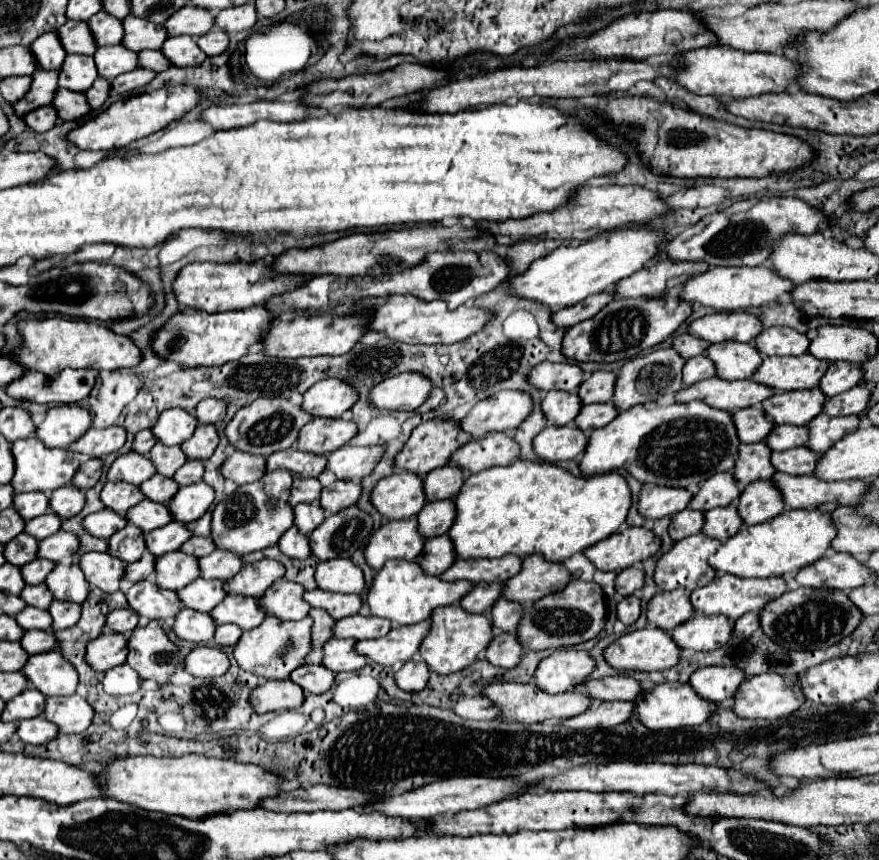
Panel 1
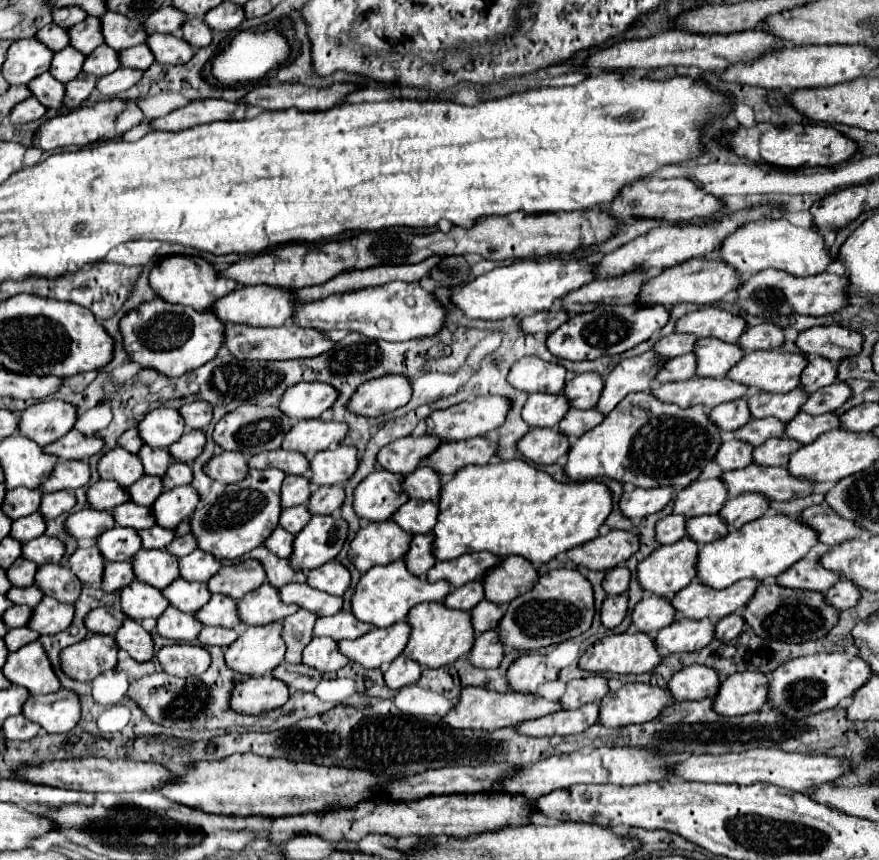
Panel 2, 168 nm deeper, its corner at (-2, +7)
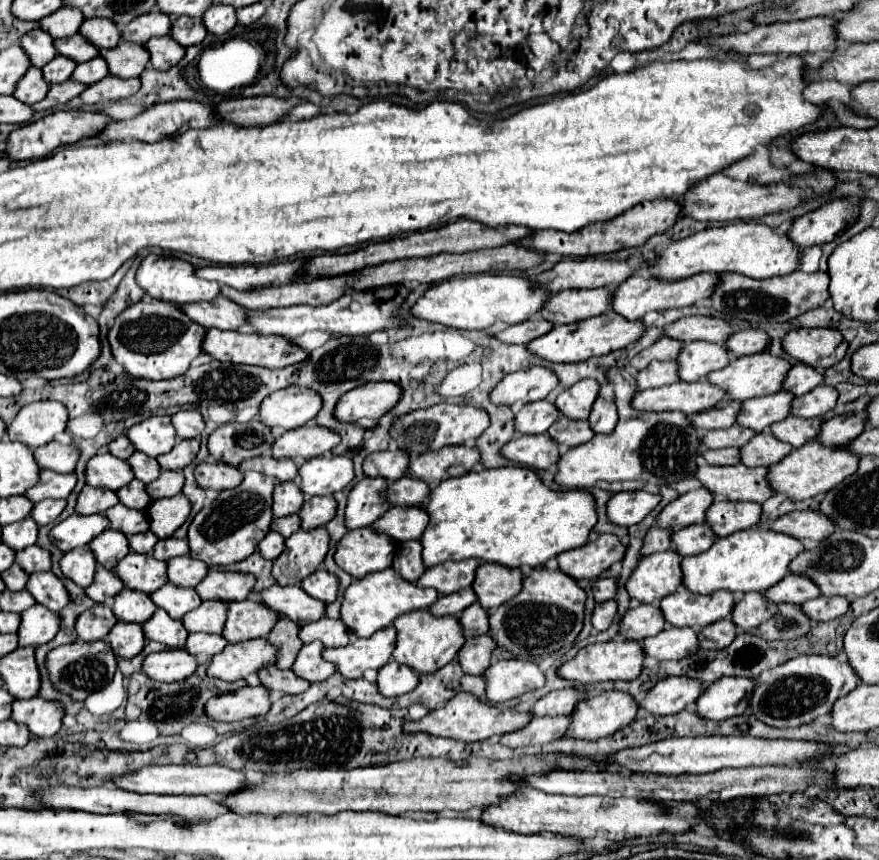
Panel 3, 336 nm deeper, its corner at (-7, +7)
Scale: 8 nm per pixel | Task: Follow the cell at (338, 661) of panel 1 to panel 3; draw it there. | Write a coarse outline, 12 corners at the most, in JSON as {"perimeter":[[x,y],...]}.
{"perimeter":[[319,642],[299,650],[291,670],[311,684],[335,670],[321,658]]}

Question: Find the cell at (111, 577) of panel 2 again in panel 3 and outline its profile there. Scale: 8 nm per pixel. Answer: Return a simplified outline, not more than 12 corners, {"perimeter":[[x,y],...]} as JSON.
{"perimeter":[[101,564],[85,588],[93,602],[107,604],[123,590],[121,580]]}

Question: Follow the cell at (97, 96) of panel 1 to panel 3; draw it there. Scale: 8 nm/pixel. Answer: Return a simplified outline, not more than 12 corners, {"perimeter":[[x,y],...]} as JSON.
{"perimeter":[[79,82],[53,84],[37,108],[57,108],[85,90]]}

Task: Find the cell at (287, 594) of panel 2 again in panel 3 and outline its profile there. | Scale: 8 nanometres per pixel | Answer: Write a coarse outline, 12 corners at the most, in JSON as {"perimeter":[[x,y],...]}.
{"perimeter":[[275,584],[259,600],[281,618],[305,626],[325,604],[301,586]]}

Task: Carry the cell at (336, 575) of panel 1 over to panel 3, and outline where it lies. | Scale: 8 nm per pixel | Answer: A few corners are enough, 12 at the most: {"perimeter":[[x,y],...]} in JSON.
{"perimeter":[[319,568],[301,582],[311,598],[325,604],[337,598],[337,576]]}

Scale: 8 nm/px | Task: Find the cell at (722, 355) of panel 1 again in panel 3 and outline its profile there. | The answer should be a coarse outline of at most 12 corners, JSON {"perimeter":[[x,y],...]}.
{"perimeter":[[687,342],[677,376],[697,382],[729,364],[723,344]]}

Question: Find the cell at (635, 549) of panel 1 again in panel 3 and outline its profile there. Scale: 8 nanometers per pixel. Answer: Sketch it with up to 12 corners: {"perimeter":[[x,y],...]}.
{"perimeter":[[613,534],[557,556],[575,580],[599,578],[621,562],[625,546]]}

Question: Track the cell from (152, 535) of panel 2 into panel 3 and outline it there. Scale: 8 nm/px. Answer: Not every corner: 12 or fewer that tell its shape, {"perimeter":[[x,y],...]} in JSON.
{"perimeter":[[141,532],[129,538],[129,548],[137,554],[151,554],[157,536]]}

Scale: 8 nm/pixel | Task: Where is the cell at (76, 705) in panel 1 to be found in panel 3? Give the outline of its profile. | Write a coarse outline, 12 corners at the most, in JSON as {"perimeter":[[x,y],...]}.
{"perimeter":[[39,696],[15,700],[11,720],[55,736],[63,708]]}

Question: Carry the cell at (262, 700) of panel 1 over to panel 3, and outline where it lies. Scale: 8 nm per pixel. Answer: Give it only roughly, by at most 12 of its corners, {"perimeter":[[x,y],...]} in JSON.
{"perimeter":[[245,686],[213,696],[205,716],[239,722],[267,714],[265,686]]}

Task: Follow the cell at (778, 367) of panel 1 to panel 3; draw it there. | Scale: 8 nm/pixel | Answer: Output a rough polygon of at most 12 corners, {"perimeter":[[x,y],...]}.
{"perimeter":[[769,352],[731,360],[705,380],[729,398],[779,392],[791,364]]}

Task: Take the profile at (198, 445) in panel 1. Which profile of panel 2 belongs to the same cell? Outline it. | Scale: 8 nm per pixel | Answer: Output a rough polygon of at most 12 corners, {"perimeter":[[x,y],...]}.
{"perimeter":[[190,430],[168,450],[192,464],[206,446],[204,430]]}

